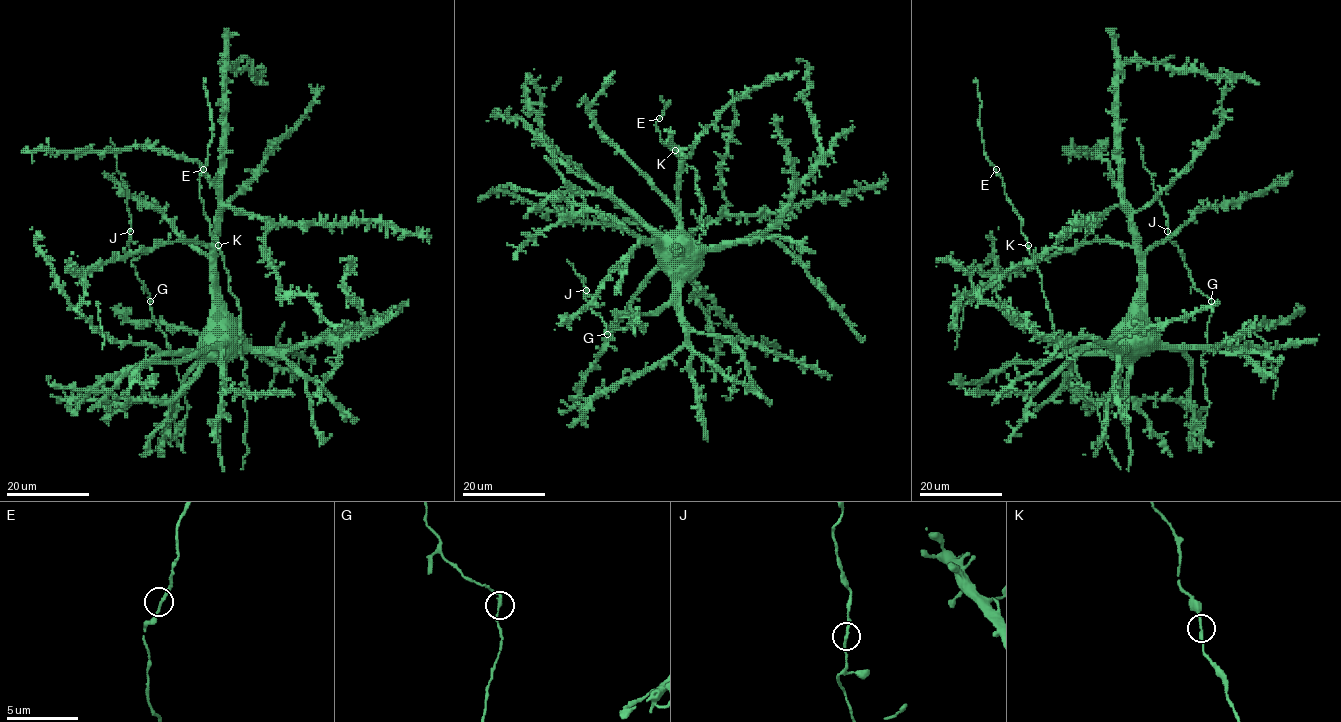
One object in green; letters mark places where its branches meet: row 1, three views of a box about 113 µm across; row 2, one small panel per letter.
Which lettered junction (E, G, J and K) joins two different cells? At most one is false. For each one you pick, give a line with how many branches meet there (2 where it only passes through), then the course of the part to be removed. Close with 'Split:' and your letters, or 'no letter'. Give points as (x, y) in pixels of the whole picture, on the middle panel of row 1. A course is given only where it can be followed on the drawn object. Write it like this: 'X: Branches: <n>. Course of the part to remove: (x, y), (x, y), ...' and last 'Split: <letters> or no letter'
Split: no letter

